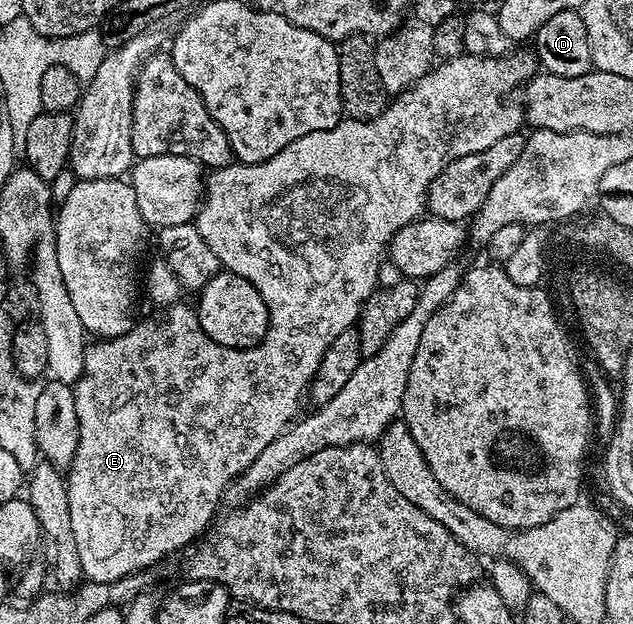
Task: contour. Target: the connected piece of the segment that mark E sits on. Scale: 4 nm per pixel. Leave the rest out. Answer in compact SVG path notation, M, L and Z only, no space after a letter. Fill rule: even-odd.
M514 50L509 55L499 57L461 54L450 59L443 59L440 63L442 64L436 65L431 72L424 73L411 88L409 85L401 94L395 95L387 103L385 110L376 118L371 120L343 119L335 128L304 134L300 138L296 138L296 142L292 142L287 148L280 150L264 162L259 164L231 162L226 167L217 169L211 175L214 177L210 180L210 197L207 200L205 197L204 203L196 213L196 227L198 233L204 238L204 242L208 242L208 246L212 246L212 250L218 256L219 265L228 266L229 271L242 276L248 282L252 282L256 286L260 298L264 298L270 311L270 329L256 347L233 348L231 352L222 352L224 346L219 346L219 348L214 348L214 352L202 352L202 344L194 344L194 336L190 336L190 332L178 332L178 324L166 324L166 328L162 328L158 322L135 323L124 334L95 339L87 347L84 354L84 372L77 384L73 385L74 397L76 398L76 418L80 422L80 438L76 446L76 454L68 469L68 479L65 481L72 518L72 531L76 536L76 547L79 550L80 562L82 563L82 575L86 580L116 582L116 578L124 578L133 572L161 565L161 560L169 552L174 552L177 548L182 547L185 549L199 539L200 533L203 533L211 521L215 519L214 510L218 503L220 505L223 503L226 487L233 484L242 475L244 469L252 466L252 462L258 457L260 450L264 450L264 446L271 444L281 432L286 431L291 421L299 415L298 403L301 402L302 396L304 400L307 395L310 381L314 379L316 370L320 366L320 358L324 358L324 350L328 350L332 338L336 338L336 334L344 334L344 330L355 327L358 317L362 314L363 304L380 284L378 271L382 268L382 260L384 264L388 256L388 246L380 246L380 244L389 245L395 232L423 215L426 208L426 192L430 188L430 183L438 177L440 170L448 161L464 158L464 154L488 150L488 146L492 146L492 142L500 142L500 138L517 132L523 127L521 125L524 124L523 105L521 103L509 104L508 101L502 100L502 96L508 95L513 88L519 87L518 89L521 89L527 81L536 75L536 56L533 51L517 52ZM308 175L338 176L339 179L343 179L349 184L360 186L368 198L366 210L377 234L376 239L372 240L368 246L362 246L364 242L358 242L358 246L354 246L354 248L350 246L350 250L344 254L342 266L338 266L334 280L324 284L324 286L316 286L312 282L312 278L308 278L308 274L302 272L304 264L300 260L292 260L292 256L286 256L286 252L294 252L294 232L302 232L302 228L306 228L306 192L310 192L310 188L302 188L301 178Z

